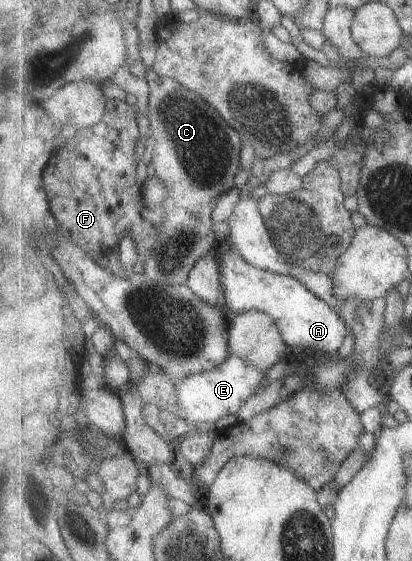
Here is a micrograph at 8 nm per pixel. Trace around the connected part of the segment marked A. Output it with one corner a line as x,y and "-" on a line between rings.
226,244
218,248
221,259
222,305
236,315
257,309
277,321
285,343
291,351
336,354
349,335
349,326
341,319
328,301
317,297
299,279
266,269
253,267
240,253

